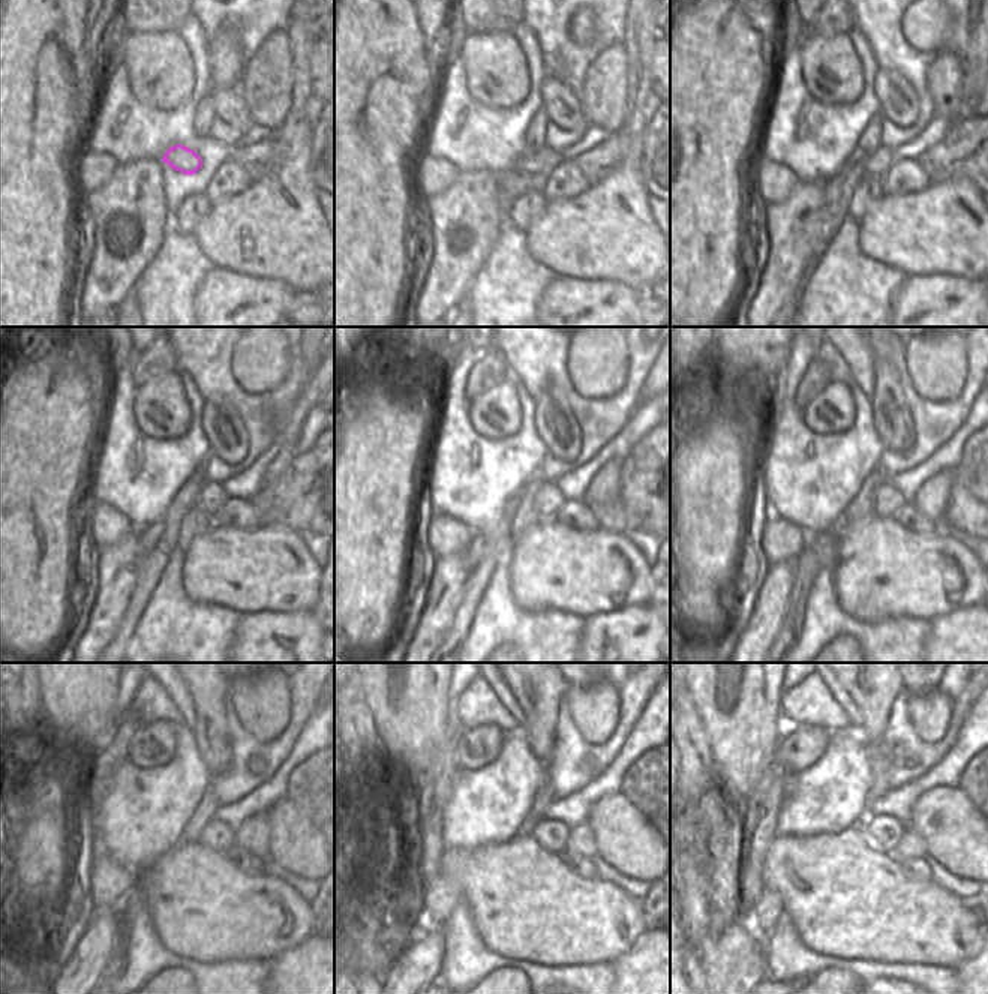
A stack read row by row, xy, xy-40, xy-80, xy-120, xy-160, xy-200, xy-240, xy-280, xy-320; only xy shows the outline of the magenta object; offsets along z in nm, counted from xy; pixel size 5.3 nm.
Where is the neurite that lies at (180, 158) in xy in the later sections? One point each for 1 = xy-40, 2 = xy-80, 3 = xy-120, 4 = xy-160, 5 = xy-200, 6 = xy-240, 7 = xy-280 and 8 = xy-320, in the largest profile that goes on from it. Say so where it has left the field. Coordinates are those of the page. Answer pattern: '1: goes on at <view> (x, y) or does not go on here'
1: goes on at xy-40 (544, 158)
2: goes on at xy-80 (877, 165)
3: goes on at xy-120 (212, 496)
4: goes on at xy-160 (549, 499)
5: goes on at xy-200 (886, 501)
6: goes on at xy-240 (216, 835)
7: goes on at xy-280 (552, 835)
8: goes on at xy-320 (885, 831)

